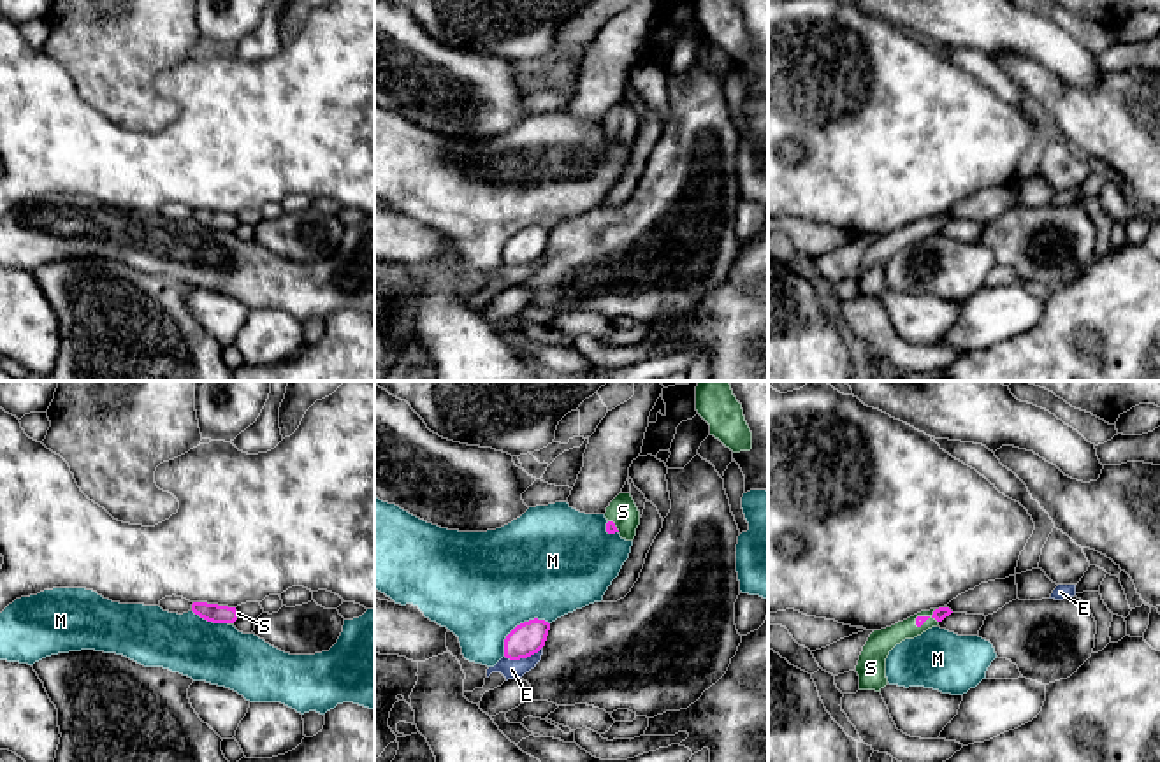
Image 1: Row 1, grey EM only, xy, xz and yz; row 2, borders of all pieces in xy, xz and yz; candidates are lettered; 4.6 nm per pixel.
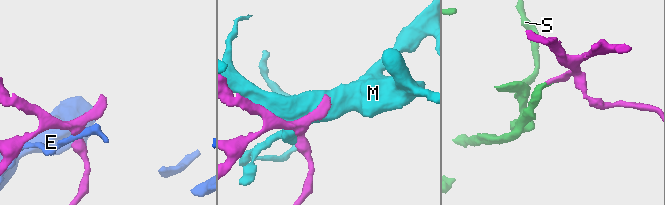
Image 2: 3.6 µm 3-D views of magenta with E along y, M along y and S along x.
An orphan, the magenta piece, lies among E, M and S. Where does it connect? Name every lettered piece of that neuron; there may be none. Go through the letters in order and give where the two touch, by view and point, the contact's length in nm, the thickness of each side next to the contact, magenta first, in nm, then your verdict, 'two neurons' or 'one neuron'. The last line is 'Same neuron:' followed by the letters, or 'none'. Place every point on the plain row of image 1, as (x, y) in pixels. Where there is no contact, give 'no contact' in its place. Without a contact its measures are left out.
E: xz (522, 264) | 180 nm | 150/90 nm | two neurons
M: xz (517, 232) | 260 nm | 150/500 nm | two neurons
S: yz (925, 227) | 120 nm | 50/120 nm | one neuron
Same neuron: S

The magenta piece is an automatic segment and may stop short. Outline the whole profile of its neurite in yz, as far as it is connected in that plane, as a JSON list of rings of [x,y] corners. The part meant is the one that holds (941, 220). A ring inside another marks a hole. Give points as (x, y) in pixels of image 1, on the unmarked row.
[[[939,214],[921,218],[891,234],[874,237],[863,253],[856,279],[859,283],[859,297],[881,298],[888,291],[886,265],[889,258],[905,246],[914,246],[932,234],[937,234],[953,218]]]

